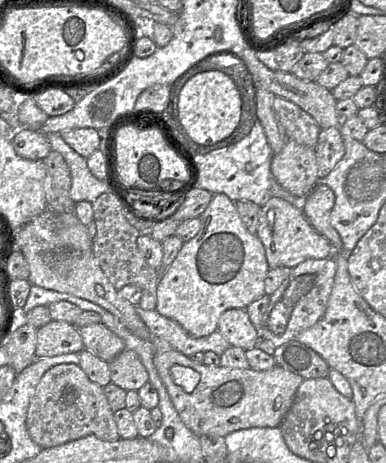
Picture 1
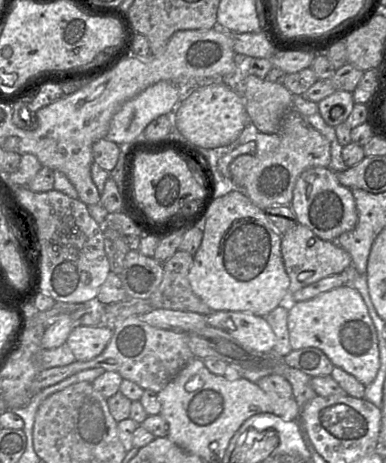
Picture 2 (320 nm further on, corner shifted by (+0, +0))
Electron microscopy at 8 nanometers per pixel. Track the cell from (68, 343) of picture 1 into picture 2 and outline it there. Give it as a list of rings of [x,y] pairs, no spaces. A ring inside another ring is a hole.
[[[76,325],[66,341],[76,361],[86,362],[99,356],[108,345],[113,330],[106,325]]]

